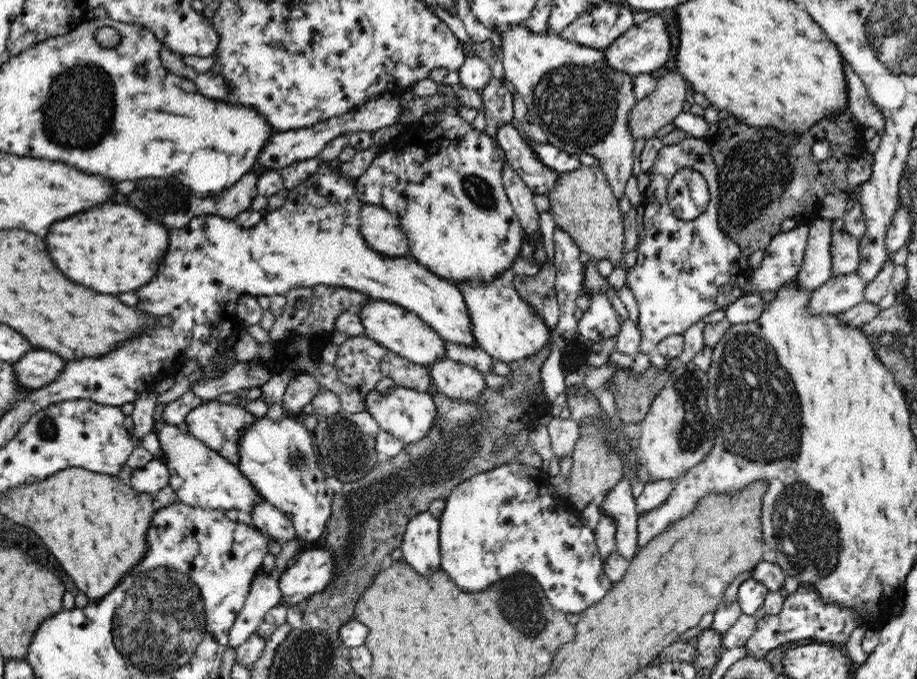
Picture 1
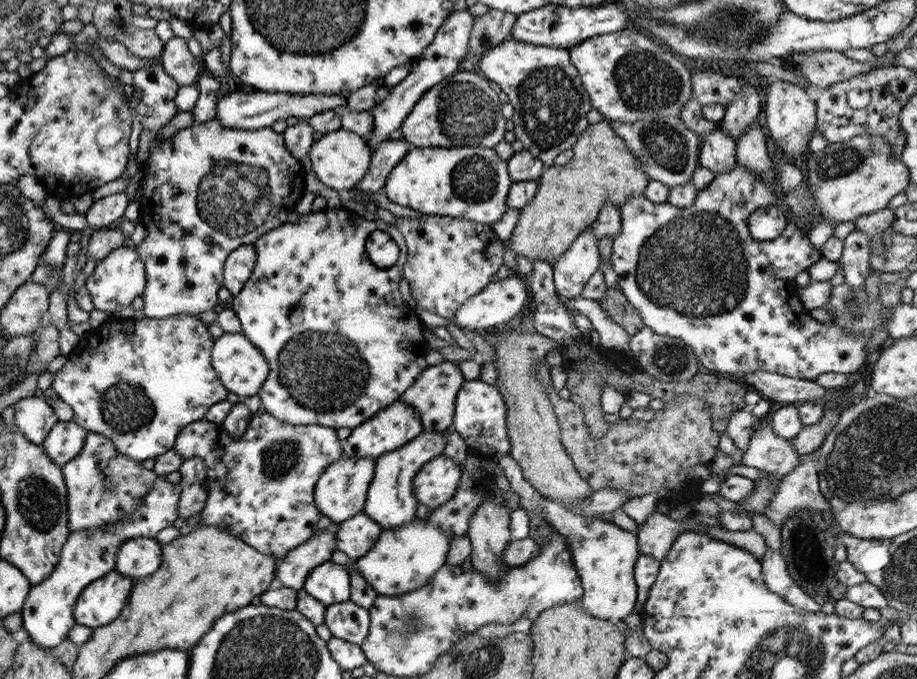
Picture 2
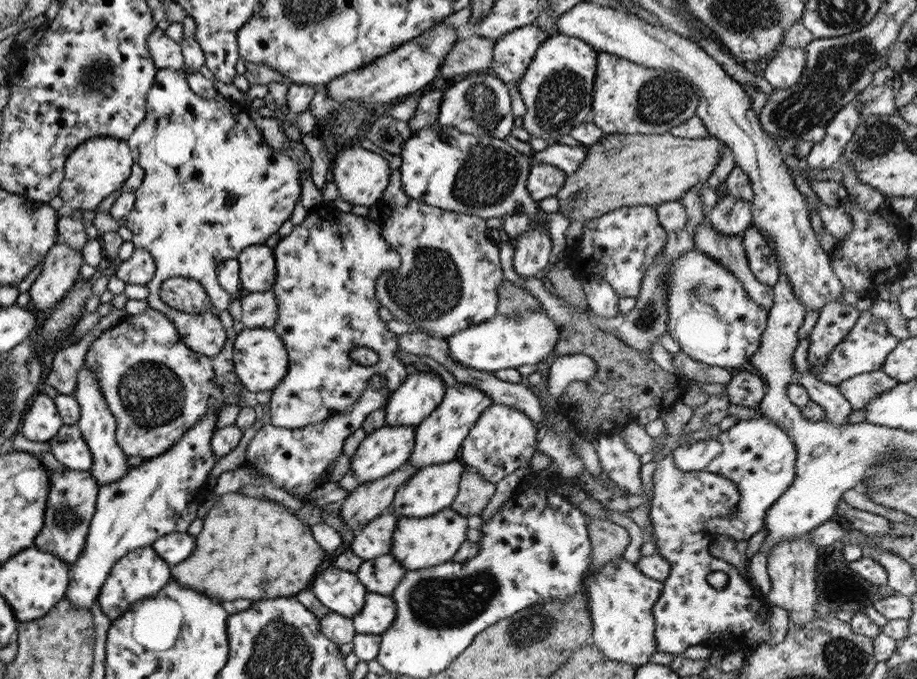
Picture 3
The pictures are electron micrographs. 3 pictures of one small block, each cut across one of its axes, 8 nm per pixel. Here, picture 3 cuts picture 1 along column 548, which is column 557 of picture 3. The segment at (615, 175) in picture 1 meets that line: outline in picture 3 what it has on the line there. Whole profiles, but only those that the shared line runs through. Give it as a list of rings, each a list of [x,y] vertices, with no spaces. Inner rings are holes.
[[[559,32],[549,34],[545,42],[536,48],[536,53],[531,57],[516,84],[517,92],[524,104],[524,114],[520,118],[522,127],[532,138],[541,138],[548,145],[562,144],[559,136],[567,136],[574,126],[589,119],[597,53],[586,42]]]

